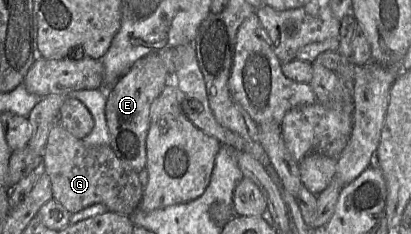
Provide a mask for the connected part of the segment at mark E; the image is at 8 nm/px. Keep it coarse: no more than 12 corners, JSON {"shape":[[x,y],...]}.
{"shape":[[157,53],[107,92],[115,155],[146,167],[150,106],[170,82]]}

